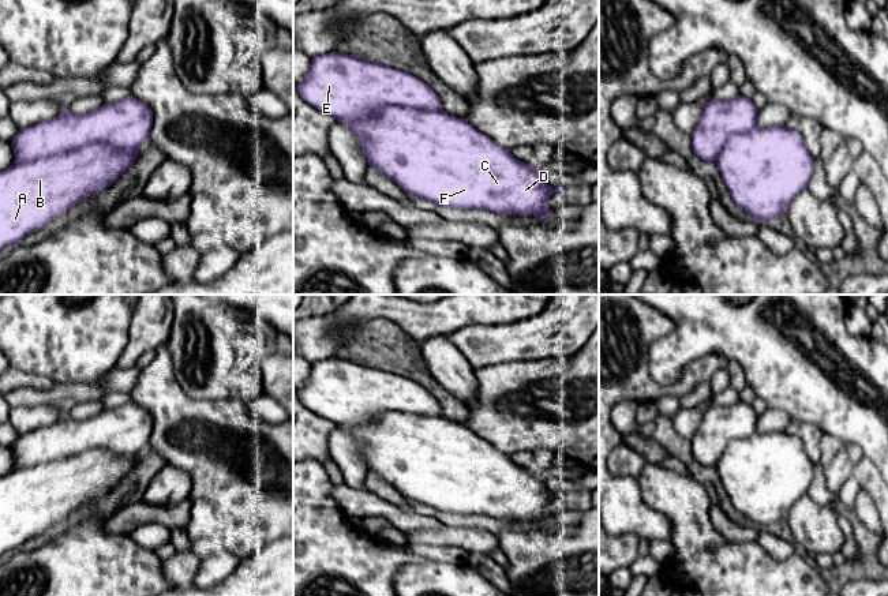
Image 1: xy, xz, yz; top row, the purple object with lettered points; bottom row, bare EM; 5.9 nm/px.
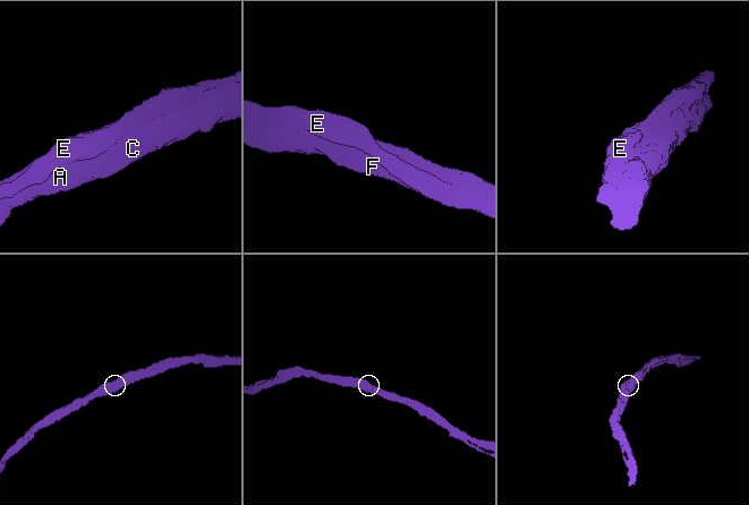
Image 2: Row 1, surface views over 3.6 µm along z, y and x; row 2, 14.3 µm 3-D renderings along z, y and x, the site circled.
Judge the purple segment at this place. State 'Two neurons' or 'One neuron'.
One neuron

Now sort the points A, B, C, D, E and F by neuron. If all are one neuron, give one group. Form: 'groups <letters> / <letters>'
groups A B C D E F

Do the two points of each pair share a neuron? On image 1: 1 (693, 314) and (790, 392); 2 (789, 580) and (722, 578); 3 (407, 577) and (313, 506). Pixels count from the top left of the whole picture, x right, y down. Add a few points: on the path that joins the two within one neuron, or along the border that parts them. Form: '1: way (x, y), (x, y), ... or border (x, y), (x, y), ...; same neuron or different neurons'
1: way (718, 326), (727, 329), (765, 367); same neuron
2: way (772, 580), (738, 580); same neuron
3: border (430, 562), (405, 563), (392, 581); different neurons

